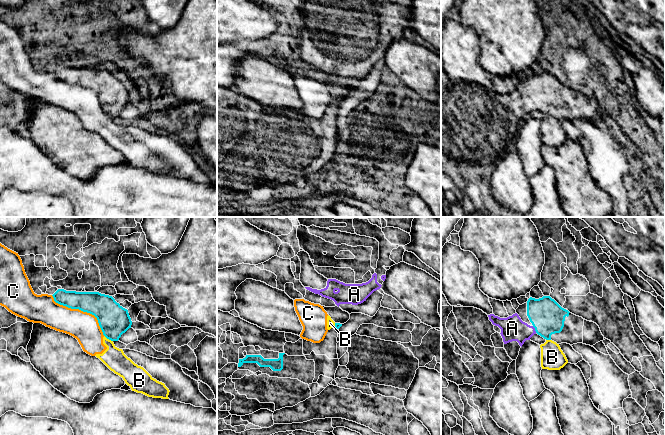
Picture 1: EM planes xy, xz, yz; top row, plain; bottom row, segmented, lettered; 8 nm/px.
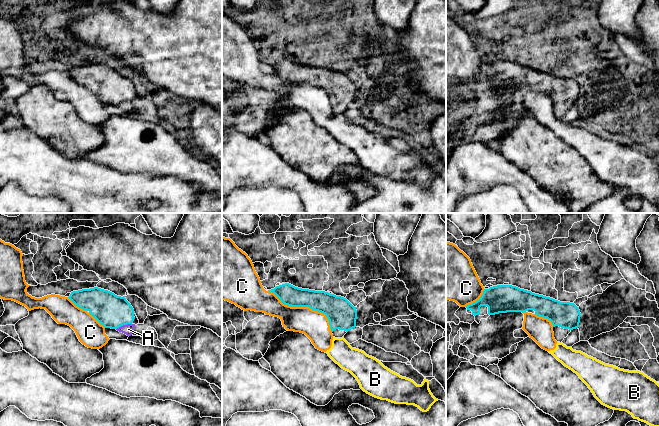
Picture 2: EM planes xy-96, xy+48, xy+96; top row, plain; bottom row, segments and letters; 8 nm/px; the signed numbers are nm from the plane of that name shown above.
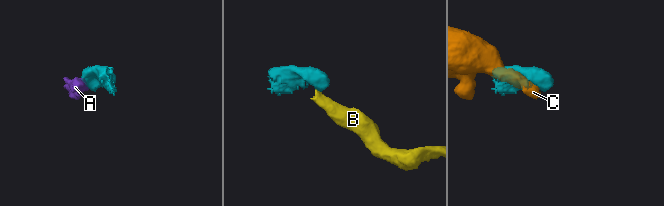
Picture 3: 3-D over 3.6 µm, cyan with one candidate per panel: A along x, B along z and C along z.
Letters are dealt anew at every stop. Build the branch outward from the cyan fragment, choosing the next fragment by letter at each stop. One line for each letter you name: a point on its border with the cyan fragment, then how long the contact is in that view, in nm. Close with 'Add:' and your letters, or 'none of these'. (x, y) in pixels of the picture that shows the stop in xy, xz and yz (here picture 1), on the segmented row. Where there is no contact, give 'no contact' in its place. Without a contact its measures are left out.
A: contact yz (535, 329); length 70 nm
Add: A

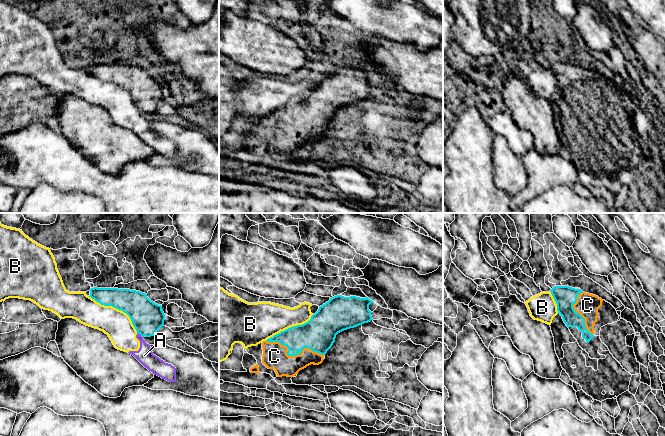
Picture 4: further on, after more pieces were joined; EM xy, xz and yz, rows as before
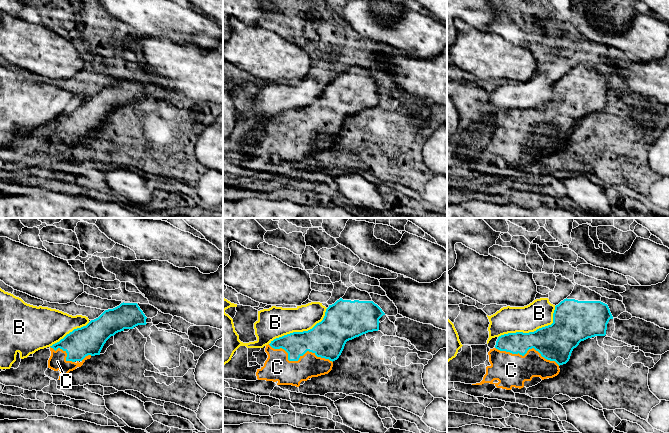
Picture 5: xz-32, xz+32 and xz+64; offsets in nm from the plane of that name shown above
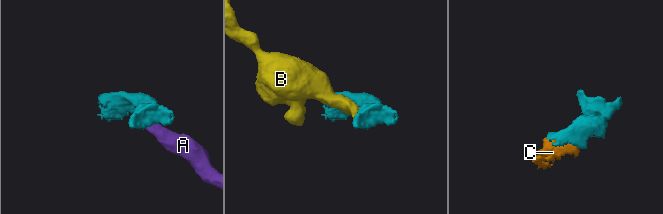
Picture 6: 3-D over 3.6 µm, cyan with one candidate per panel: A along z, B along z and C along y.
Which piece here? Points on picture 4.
C: contact xz (292, 355); length 480 nm
Add: C

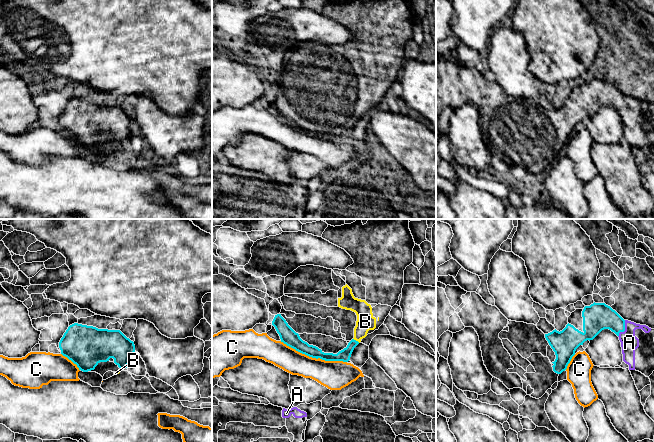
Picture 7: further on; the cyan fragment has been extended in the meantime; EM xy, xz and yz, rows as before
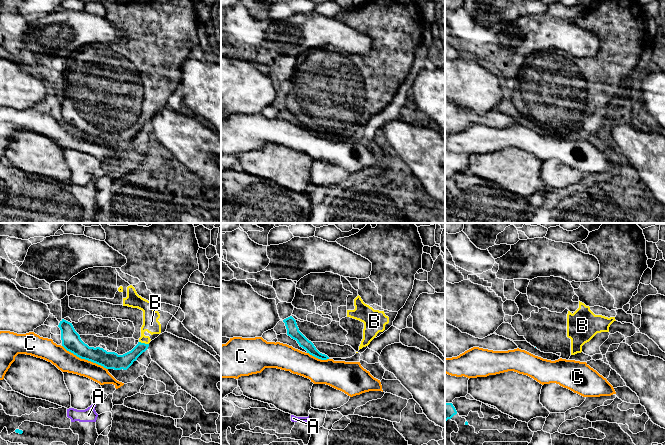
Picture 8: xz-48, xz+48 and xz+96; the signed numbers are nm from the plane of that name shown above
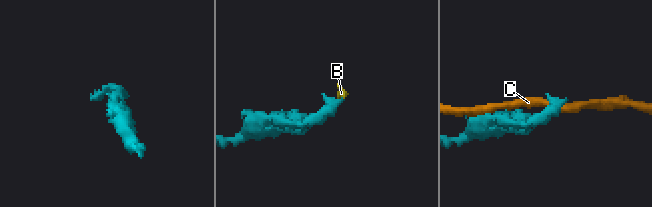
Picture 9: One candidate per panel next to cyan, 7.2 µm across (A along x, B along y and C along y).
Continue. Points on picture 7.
A: contact yz (624, 329); length 150 nm
B: contact xz (355, 340); length 70 nm
Add: A, B

